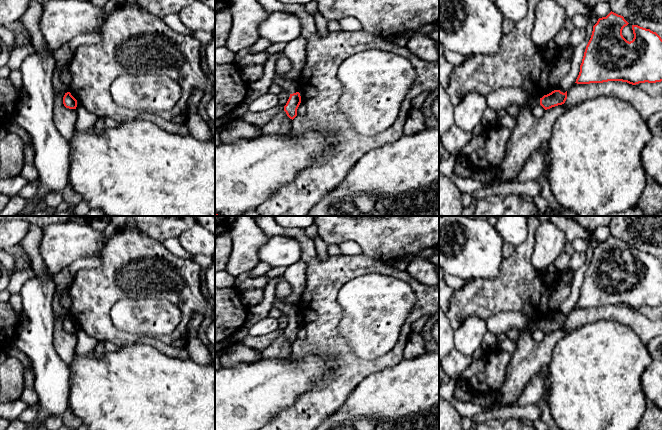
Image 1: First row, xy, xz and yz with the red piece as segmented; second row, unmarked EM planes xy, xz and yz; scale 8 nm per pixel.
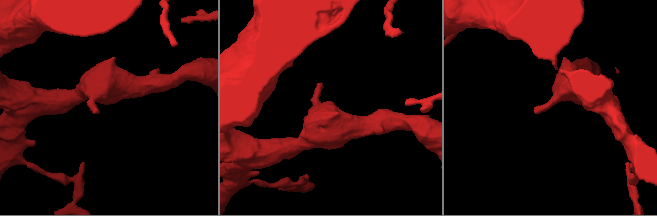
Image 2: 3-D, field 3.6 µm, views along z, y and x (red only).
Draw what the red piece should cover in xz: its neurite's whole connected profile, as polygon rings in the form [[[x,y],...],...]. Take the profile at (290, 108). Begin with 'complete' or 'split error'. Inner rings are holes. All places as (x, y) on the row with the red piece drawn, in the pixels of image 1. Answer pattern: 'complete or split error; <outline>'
split error; [[[275,73],[273,83],[282,87],[284,91],[290,93],[290,97],[284,106],[284,111],[290,119],[294,119],[297,116],[297,109],[301,103],[301,96],[298,92],[297,83],[287,79],[285,74]]]

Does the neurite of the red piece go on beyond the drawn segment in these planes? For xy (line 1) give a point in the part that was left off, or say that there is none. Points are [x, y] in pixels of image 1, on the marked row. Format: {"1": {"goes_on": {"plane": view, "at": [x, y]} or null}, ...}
{"1": {"goes_on": null}}

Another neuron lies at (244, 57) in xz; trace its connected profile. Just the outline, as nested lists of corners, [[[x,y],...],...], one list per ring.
[[[250,47],[242,49],[241,51],[237,52],[235,55],[235,63],[239,68],[253,64],[264,65],[267,59],[268,55],[265,51],[252,53]]]

